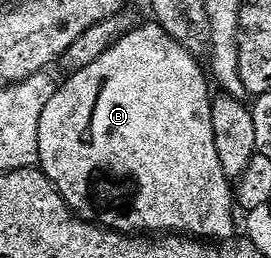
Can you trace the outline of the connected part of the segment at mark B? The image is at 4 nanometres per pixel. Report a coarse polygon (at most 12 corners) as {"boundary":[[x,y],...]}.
{"boundary":[[153,20],[60,82],[75,218],[235,237],[212,90]]}

